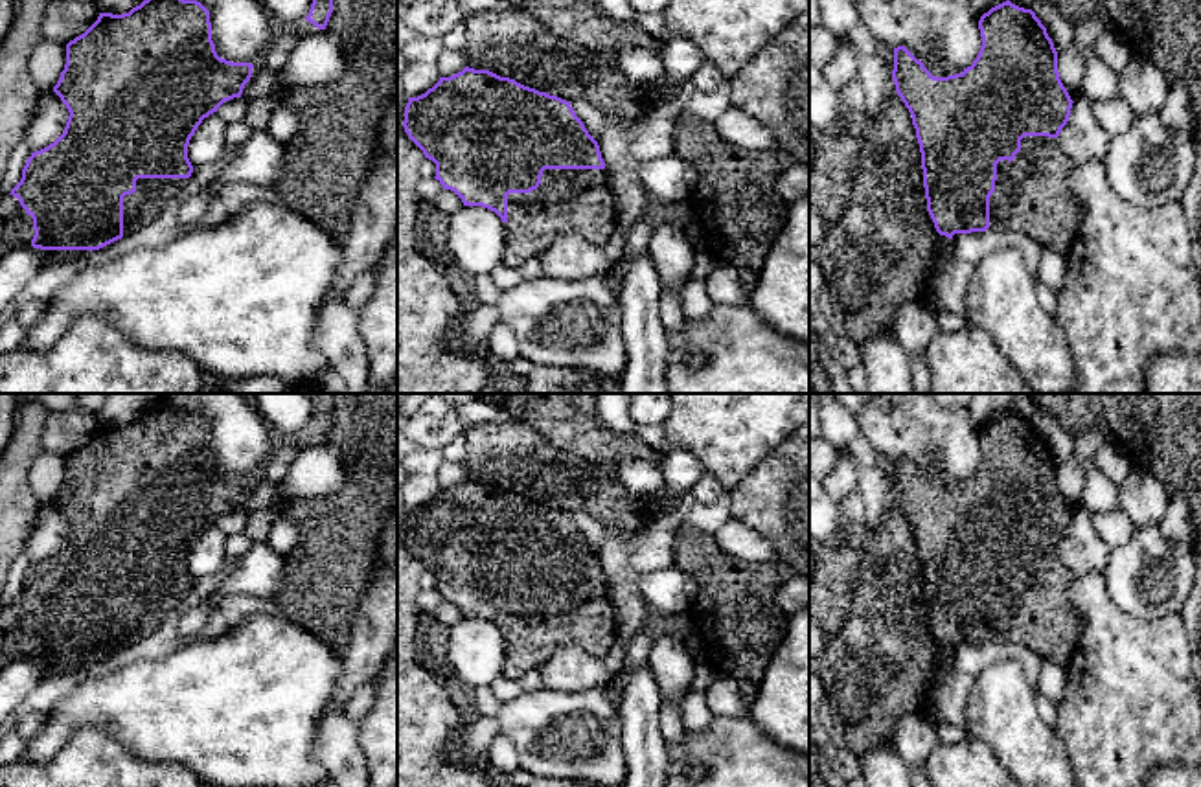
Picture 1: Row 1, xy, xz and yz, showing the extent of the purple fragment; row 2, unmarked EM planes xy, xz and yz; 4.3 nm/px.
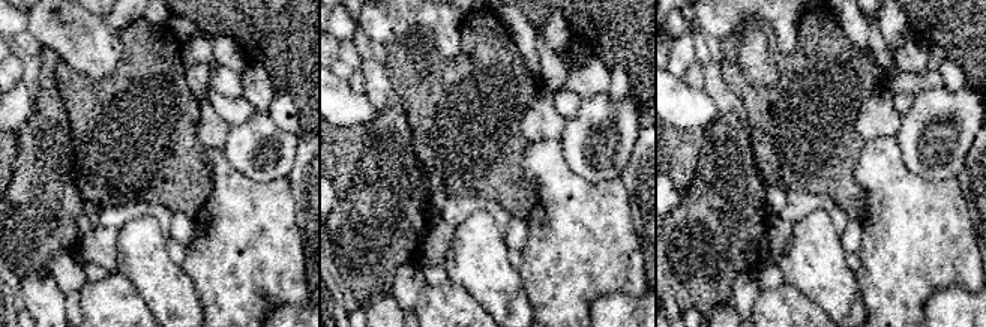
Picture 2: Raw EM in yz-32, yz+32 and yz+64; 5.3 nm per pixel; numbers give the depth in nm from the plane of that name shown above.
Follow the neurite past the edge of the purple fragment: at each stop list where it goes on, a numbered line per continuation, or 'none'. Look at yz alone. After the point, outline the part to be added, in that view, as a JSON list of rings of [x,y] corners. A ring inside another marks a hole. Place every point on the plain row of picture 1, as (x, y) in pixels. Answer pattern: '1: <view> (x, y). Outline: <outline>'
1: yz (1032, 607). Outline: [[[1024,548],[1012,574],[997,576],[995,603],[989,609],[989,640],[1030,647],[1043,662],[1067,666],[1081,638],[1081,616],[1069,601],[1074,574],[1059,559],[1059,550]]]

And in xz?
1: xz (569, 613). Outline: [[[544,581],[537,601],[508,607],[502,677],[520,679],[526,671],[541,667],[555,649],[565,645],[579,645],[590,655],[603,658],[614,638],[616,610],[607,592],[607,581]]]

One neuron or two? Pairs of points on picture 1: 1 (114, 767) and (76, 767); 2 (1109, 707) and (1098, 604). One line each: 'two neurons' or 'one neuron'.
1: one neuron
2: one neuron

